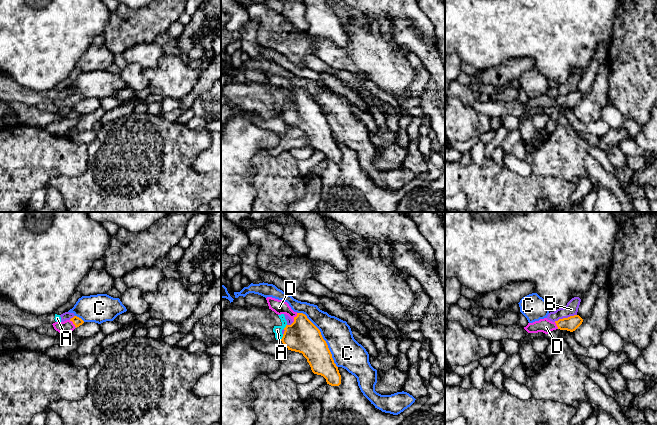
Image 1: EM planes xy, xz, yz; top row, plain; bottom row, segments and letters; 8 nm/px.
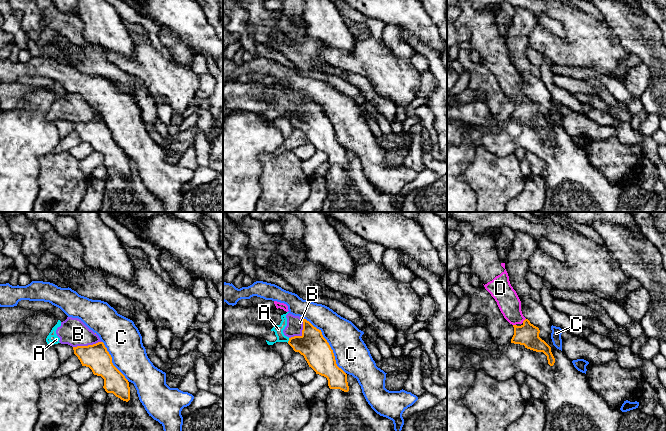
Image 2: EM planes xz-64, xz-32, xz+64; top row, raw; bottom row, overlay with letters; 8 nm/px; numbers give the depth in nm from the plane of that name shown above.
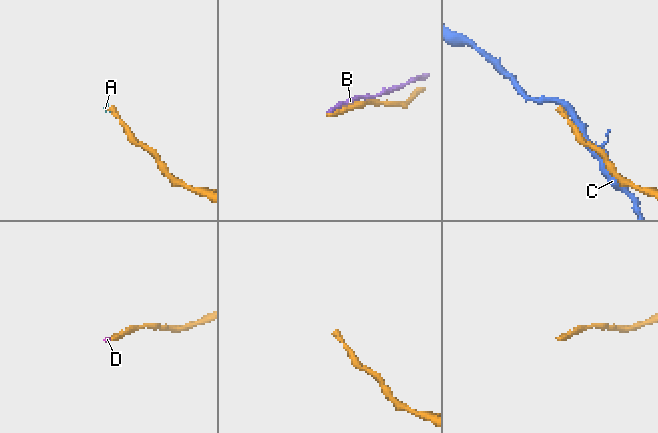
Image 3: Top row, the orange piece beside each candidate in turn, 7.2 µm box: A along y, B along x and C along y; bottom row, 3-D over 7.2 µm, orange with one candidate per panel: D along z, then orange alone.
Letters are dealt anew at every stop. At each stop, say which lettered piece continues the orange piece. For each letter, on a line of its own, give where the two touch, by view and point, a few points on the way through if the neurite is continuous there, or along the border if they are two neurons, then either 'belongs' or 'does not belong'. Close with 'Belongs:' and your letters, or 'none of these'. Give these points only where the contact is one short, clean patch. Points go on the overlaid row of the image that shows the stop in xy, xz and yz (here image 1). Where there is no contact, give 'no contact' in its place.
A: xz (282, 337) | along xz (283, 334), (280, 339) | does not belong
B: yz (565, 318) | does not belong
C: xz (322, 337) | does not belong
D: xz (294, 318) | across xz (302, 336), (302, 327), (294, 318), (286, 309), (279, 307) | belongs
Belongs: D

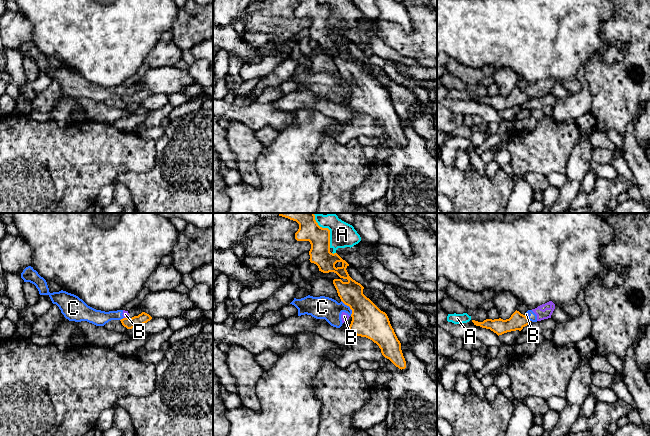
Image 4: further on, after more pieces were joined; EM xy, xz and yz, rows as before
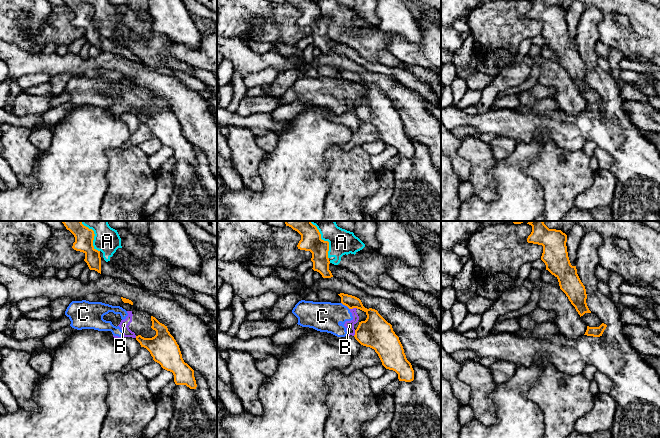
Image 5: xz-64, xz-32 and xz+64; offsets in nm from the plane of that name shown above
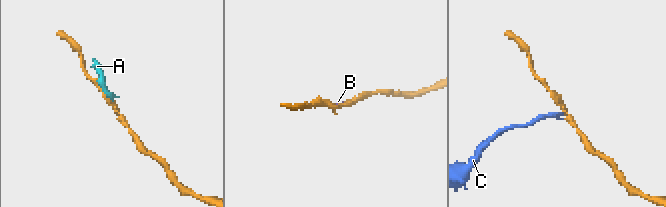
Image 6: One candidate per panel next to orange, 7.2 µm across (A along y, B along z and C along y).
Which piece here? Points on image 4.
A: xz (327, 228) | does not belong
B: xy (126, 318) | along xy (124, 317), (128, 318) | does not belong
C: xz (349, 306) | along xz (341, 300), (349, 307), (351, 315) | does not belong
Belongs: none of these

